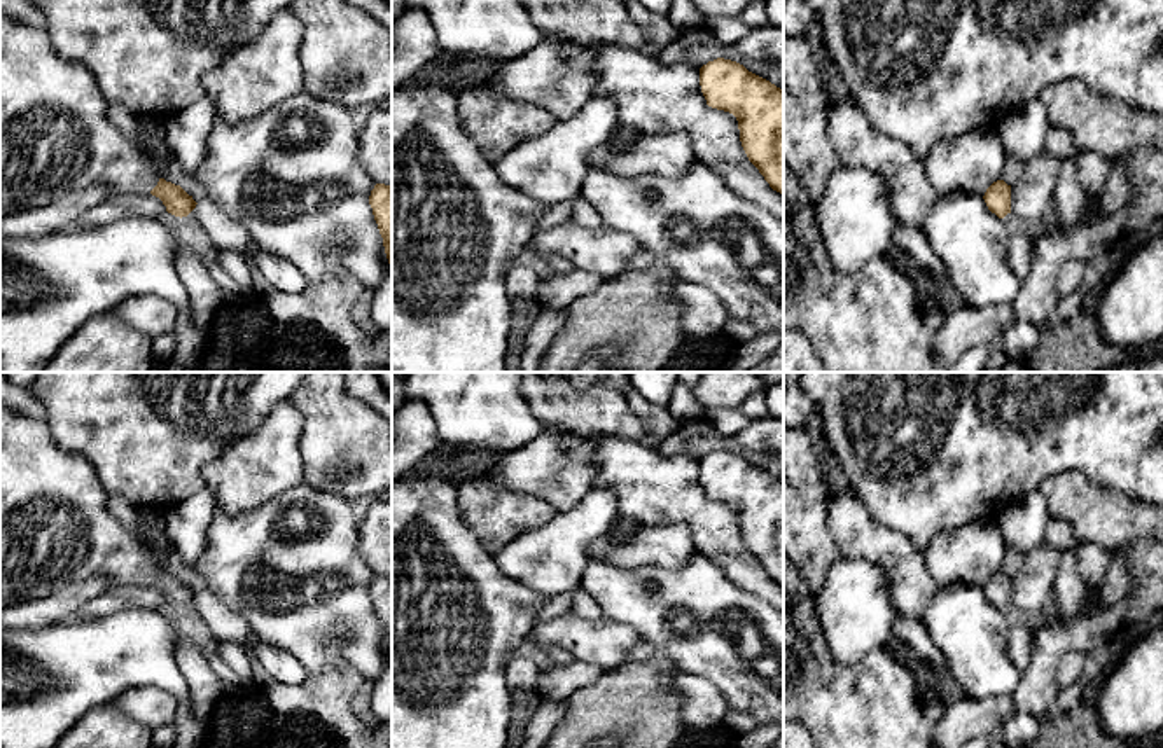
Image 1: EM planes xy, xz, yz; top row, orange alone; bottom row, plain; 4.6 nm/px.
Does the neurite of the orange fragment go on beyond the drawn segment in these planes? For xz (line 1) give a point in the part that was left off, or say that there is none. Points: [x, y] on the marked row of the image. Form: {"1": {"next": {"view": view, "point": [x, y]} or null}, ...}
{"1": {"next": null}}

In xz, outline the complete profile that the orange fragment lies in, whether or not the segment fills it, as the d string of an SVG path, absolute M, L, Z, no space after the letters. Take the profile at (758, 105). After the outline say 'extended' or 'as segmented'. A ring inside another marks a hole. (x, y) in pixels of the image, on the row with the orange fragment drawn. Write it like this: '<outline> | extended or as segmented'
M724 58L700 68L700 86L708 107L736 117L749 161L783 196L783 89Z | as segmented

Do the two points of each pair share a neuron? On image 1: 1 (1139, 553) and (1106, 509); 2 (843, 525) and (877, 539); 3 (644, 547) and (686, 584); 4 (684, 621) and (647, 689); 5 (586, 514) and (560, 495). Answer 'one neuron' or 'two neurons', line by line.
1: two neurons
2: one neuron
3: two neurons
4: two neurons
5: two neurons

